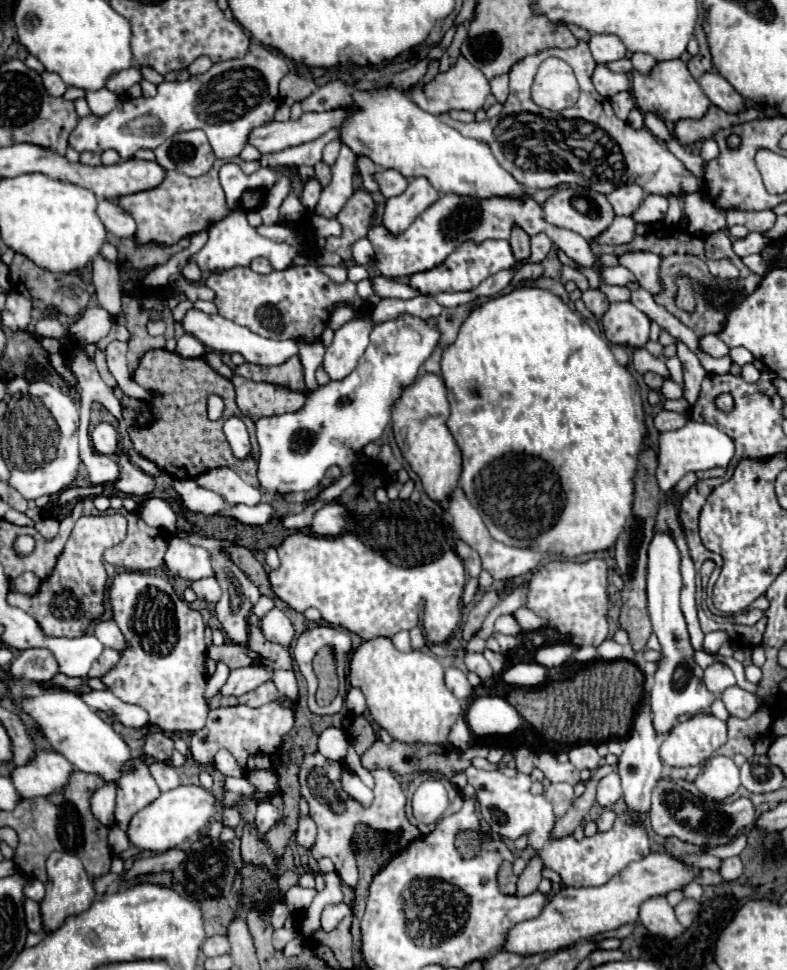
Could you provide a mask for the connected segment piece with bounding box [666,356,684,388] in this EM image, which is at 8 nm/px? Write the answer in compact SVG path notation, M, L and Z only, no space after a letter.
M674 356L674 358L668 358L666 360L666 366L668 366L668 370L670 370L670 376L672 376L672 380L680 386L680 388L684 388L684 382L682 382L682 364L680 364L680 360Z

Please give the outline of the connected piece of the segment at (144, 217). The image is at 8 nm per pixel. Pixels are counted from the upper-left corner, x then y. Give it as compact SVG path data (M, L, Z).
M216 160L212 170L204 176L198 176L198 178L190 178L190 176L184 176L180 172L170 170L158 188L120 196L118 204L124 210L128 210L138 224L136 242L140 242L140 244L158 242L164 246L172 246L180 238L198 234L198 232L210 228L212 224L216 224L216 220L222 220L224 216L228 216L230 208L226 204L224 190L218 182L218 168L222 164L226 164L226 162Z

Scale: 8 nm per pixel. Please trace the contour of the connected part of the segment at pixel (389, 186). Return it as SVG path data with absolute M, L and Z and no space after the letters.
M380 170L376 174L376 182L380 186L380 192L386 198L402 194L406 190L406 186L408 186L408 180L400 172L396 172L396 170Z

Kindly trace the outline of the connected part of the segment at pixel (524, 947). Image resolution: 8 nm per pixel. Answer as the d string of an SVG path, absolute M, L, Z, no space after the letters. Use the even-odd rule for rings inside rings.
M650 852L644 860L632 862L622 874L616 874L602 886L594 888L564 888L554 894L540 916L520 922L510 930L510 936L504 944L504 950L516 954L538 954L538 952L556 952L568 948L580 940L594 938L596 934L616 930L624 924L638 922L640 906L656 896L666 896L672 890L684 890L690 882L700 876L700 868L684 864L682 860L664 854Z

